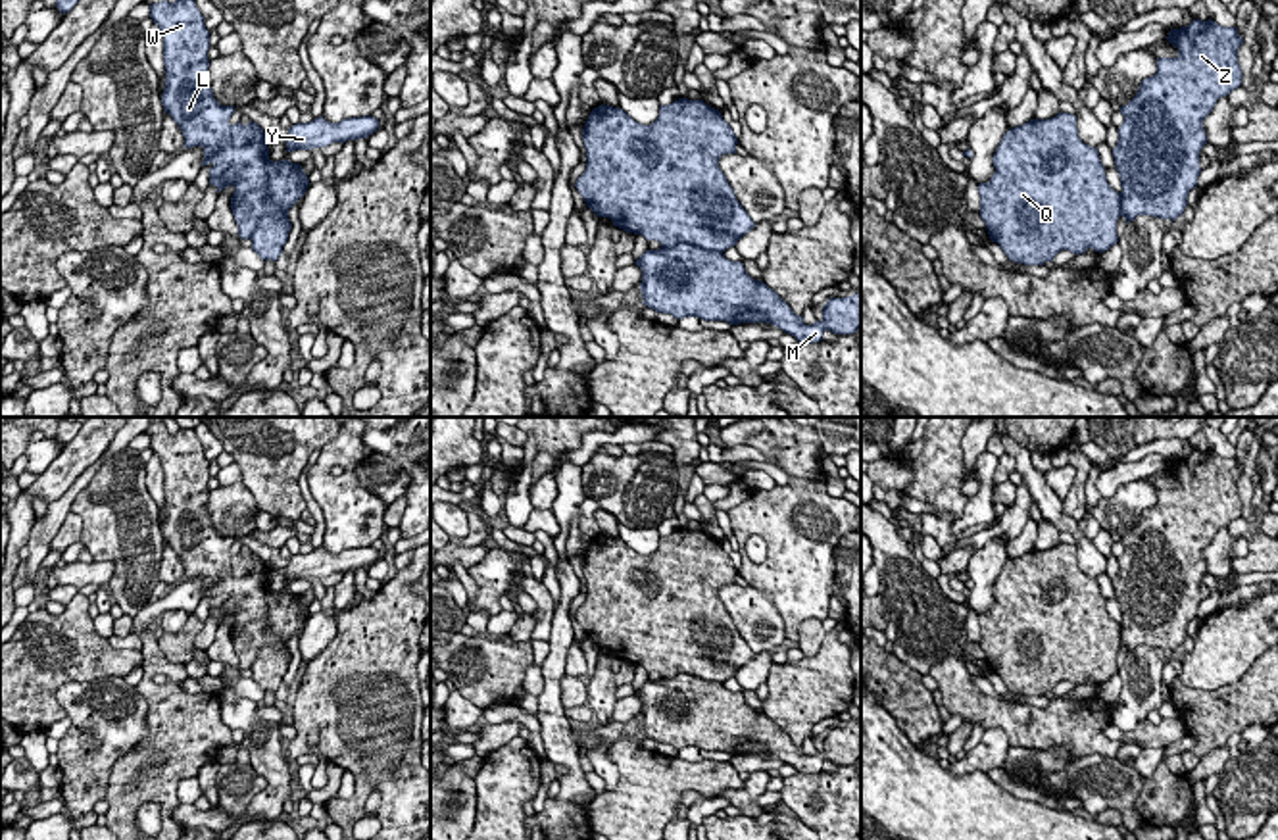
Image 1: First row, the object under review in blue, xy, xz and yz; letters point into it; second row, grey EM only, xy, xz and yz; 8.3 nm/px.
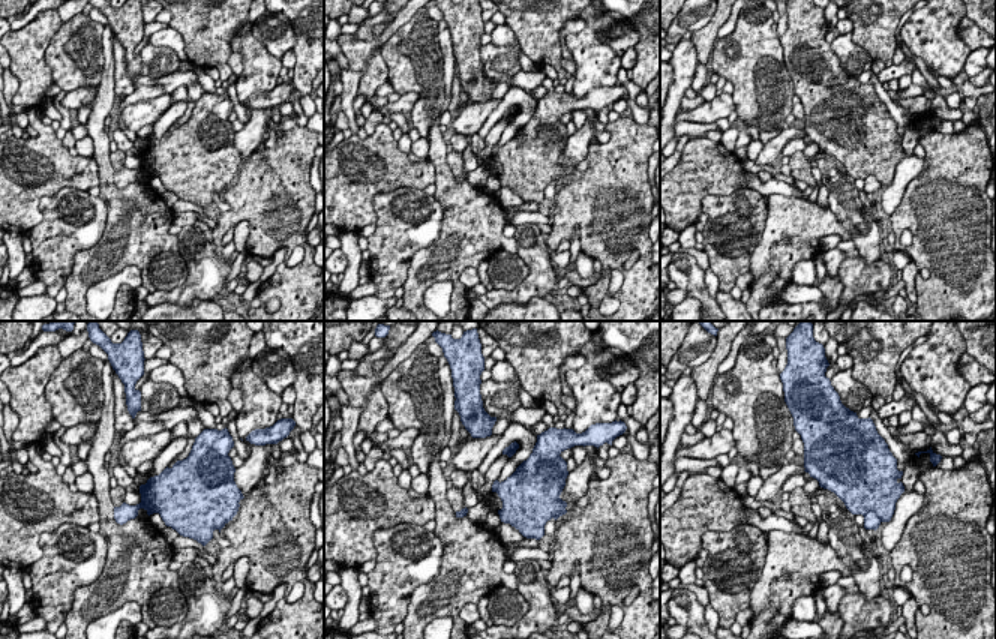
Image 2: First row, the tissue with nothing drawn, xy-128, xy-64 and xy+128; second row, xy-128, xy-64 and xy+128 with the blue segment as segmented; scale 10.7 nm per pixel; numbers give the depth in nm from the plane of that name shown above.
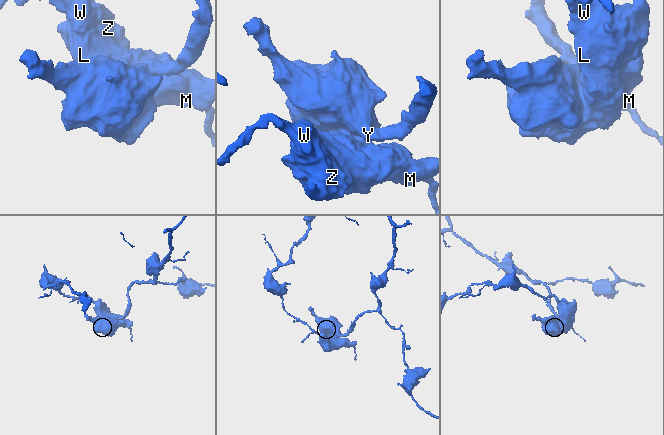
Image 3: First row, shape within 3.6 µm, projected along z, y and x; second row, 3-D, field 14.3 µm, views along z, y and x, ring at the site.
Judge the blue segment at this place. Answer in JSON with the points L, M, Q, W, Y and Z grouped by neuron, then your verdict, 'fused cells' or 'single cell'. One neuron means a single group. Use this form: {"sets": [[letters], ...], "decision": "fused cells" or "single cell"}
{"sets": [["L", "M", "W", "Z"], ["Q", "Y"]], "decision": "fused cells"}

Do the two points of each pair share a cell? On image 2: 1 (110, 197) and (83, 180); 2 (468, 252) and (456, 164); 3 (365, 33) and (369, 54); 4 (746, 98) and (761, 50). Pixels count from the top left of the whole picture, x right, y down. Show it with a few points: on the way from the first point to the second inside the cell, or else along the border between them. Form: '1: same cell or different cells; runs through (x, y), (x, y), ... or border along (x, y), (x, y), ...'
1: different cells; border along (92, 156), (96, 164), (99, 185)
2: different cells; border along (446, 153), (446, 161), (455, 177)
3: different cells; border along (392, 20), (377, 24), (368, 39), (353, 36)
4: same cell; runs through (750, 86), (753, 62)

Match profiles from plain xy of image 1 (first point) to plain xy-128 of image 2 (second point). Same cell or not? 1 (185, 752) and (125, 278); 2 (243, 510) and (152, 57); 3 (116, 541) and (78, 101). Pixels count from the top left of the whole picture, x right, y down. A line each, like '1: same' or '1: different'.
1: different
2: same
3: different

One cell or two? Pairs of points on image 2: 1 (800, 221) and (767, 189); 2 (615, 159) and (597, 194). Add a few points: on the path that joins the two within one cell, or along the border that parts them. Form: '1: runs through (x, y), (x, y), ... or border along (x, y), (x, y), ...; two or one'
1: border along (765, 197), (783, 194), (803, 198); two
2: runs through (615, 168), (614, 177), (606, 185); one

